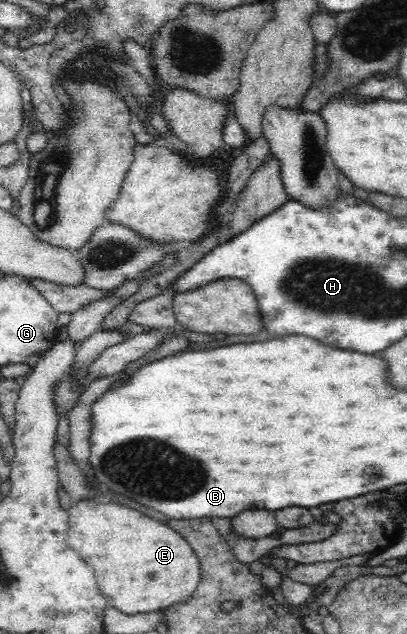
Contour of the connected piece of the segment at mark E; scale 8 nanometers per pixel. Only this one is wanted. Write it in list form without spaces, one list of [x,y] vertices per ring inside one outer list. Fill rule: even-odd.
[[[80,500],[67,514],[67,544],[84,563],[92,565],[108,606],[126,615],[150,613],[180,603],[196,591],[201,579],[198,558],[191,545],[166,525],[116,501],[98,504]]]

